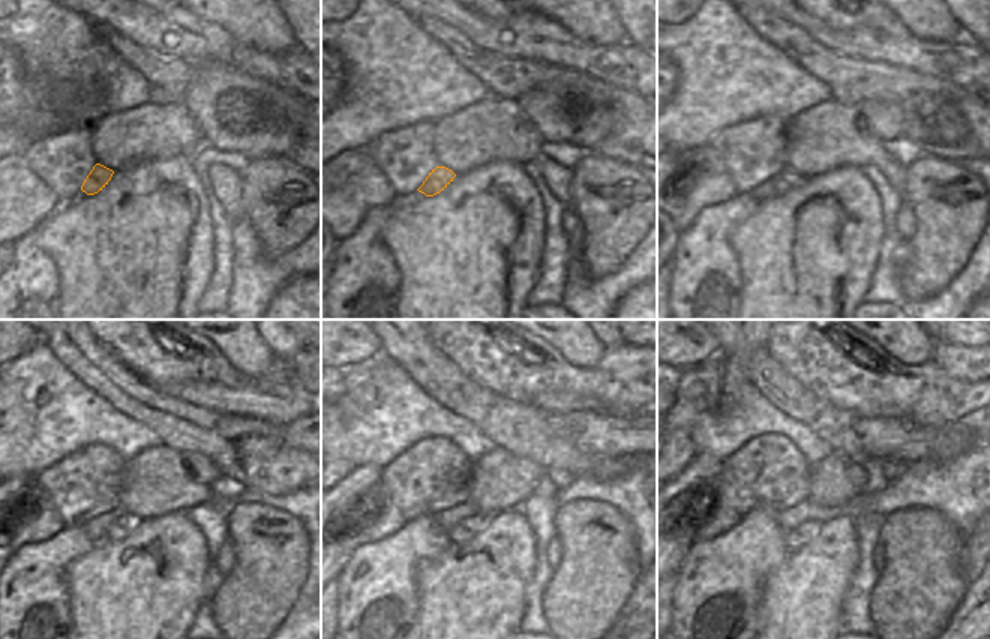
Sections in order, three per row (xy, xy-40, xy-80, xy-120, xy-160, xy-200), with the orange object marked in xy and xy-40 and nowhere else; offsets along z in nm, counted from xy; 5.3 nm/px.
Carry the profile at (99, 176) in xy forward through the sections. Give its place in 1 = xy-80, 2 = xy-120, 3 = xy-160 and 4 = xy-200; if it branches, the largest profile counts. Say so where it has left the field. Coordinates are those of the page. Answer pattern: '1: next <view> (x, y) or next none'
1: next xy-80 (786, 180)
2: next xy-120 (126, 524)
3: next xy-160 (465, 530)
4: next xy-200 (800, 536)

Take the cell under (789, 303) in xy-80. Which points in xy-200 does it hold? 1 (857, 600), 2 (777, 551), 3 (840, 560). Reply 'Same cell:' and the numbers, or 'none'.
Same cell: 3

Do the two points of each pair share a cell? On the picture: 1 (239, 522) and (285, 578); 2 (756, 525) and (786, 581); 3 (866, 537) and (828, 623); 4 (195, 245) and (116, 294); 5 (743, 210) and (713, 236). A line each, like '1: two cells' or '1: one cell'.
1: one cell
2: two cells
3: two cells
4: one cell
5: one cell

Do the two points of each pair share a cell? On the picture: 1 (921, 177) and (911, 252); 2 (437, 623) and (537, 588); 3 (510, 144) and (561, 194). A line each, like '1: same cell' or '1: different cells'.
1: same cell
2: different cells
3: same cell

